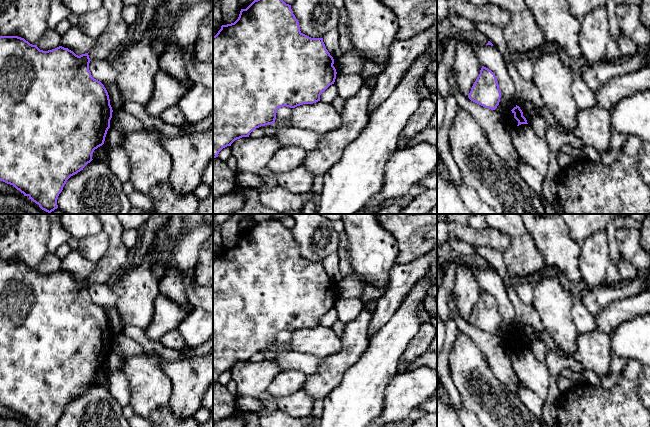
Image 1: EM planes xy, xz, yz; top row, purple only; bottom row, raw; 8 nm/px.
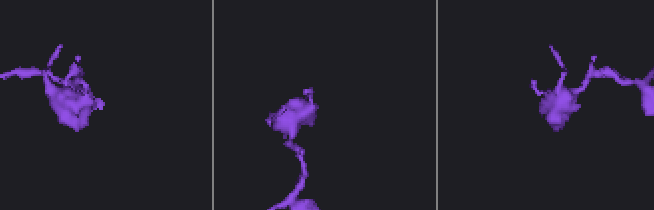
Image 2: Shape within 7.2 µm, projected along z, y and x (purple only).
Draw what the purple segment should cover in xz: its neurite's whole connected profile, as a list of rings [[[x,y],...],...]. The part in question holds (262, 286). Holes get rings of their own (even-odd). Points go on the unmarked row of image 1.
[[[264,220],[254,224],[246,233],[241,233],[239,241],[234,247],[222,249],[218,257],[213,260],[213,382],[218,381],[219,376],[223,372],[231,370],[235,364],[249,361],[254,353],[274,348],[279,332],[284,330],[295,332],[320,325],[320,319],[335,306],[337,296],[333,288],[334,283],[326,273],[323,262],[311,262],[303,258],[291,229],[286,228],[280,221]]]

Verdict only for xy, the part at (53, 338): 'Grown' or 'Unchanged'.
Unchanged

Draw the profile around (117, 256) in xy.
[[[97,214],[102,223],[103,232],[109,238],[109,247],[105,255],[97,262],[95,270],[89,275],[90,284],[110,283],[128,264],[131,251],[122,241],[125,231],[116,214]]]

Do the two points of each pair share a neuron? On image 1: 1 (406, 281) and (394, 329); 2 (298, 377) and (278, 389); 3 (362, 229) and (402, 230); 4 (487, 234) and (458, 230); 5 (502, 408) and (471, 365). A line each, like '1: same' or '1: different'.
1: different
2: same
3: different
4: same
5: same

